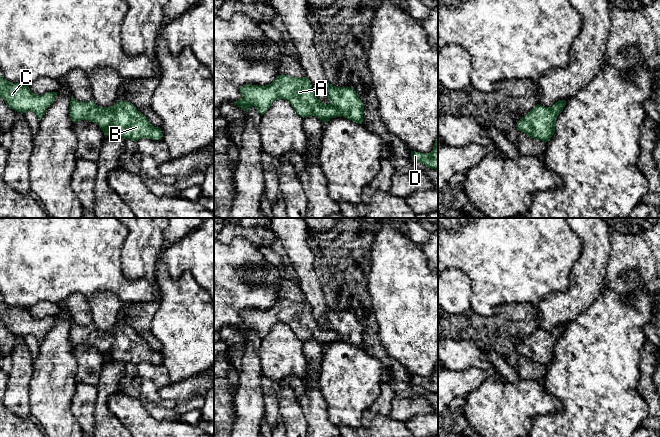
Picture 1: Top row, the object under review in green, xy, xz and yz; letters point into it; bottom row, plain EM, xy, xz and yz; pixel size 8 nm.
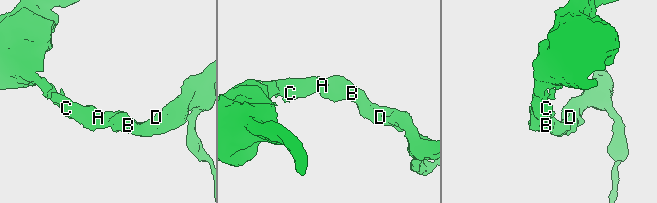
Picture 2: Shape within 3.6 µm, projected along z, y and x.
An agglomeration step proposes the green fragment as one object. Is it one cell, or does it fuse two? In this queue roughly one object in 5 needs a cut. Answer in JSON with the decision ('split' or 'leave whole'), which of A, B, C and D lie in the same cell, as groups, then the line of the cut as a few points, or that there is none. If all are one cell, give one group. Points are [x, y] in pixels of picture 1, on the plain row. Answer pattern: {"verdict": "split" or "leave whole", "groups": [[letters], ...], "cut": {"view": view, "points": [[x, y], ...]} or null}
{"verdict": "leave whole", "groups": [["A", "B", "C", "D"]], "cut": null}

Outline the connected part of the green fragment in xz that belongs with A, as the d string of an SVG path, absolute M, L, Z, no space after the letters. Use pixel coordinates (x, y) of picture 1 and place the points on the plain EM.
M279 299L269 309L248 308L242 310L240 316L242 322L234 327L246 336L255 330L263 339L275 324L285 323L303 342L315 340L326 347L331 342L343 340L356 347L363 346L364 328L356 315L350 311L336 311L328 306L326 310L328 329L314 319L311 306L306 301Z

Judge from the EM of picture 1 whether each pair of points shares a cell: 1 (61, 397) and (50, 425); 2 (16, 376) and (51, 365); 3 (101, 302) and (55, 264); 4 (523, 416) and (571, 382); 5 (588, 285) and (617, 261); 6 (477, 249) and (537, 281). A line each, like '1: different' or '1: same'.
1: same
2: different
3: different
4: different
5: different
6: same

